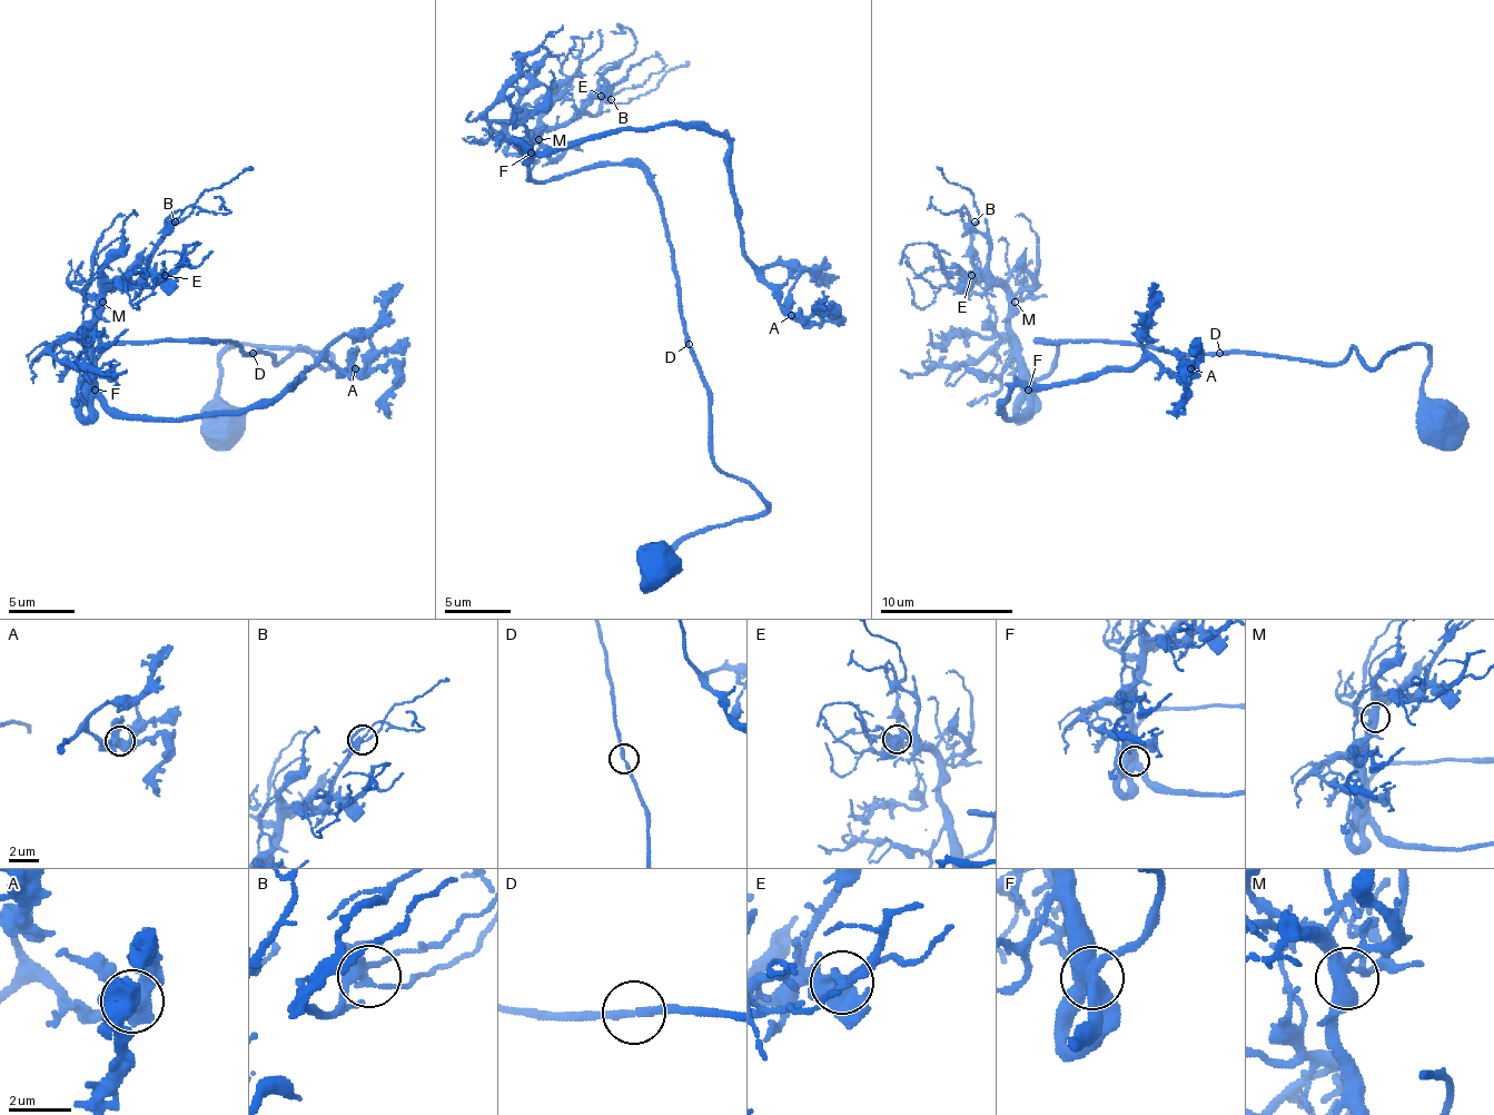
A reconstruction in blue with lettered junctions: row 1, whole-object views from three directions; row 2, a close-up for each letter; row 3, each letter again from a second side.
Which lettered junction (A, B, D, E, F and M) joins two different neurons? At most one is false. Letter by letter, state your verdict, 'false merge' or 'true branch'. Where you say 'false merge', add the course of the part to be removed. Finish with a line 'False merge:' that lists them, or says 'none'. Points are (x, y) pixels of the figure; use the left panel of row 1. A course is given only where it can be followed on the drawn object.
A: true branch
B: true branch
D: true branch
E: true branch
F: true branch
M: true branch
False merge: none

